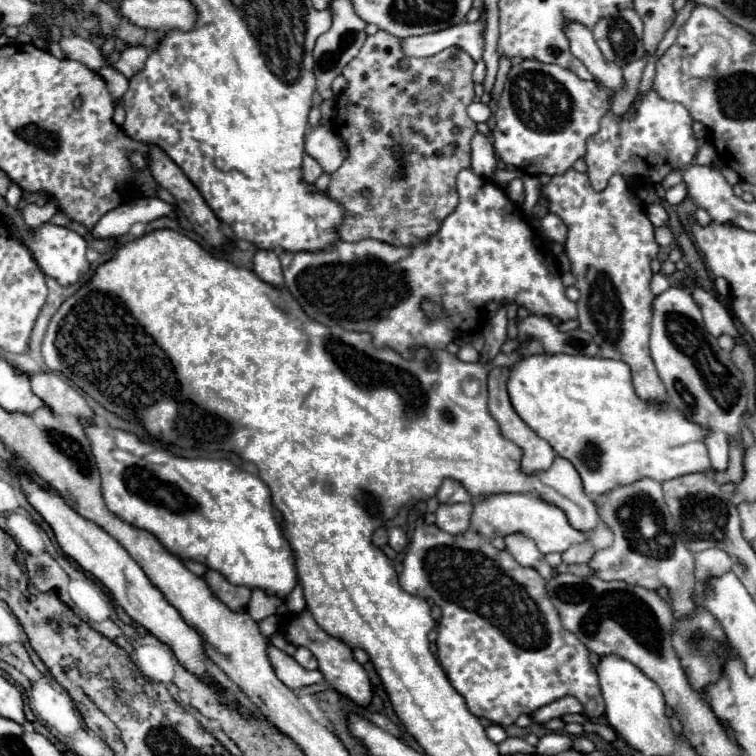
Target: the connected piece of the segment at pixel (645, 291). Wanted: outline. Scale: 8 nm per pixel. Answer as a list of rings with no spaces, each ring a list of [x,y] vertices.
[[[570,168],[566,174],[552,176],[552,180],[542,188],[542,194],[548,200],[550,212],[558,214],[568,226],[566,254],[572,262],[576,288],[580,290],[580,300],[578,300],[580,330],[592,334],[594,342],[600,346],[600,356],[622,360],[630,366],[632,378],[634,378],[634,390],[644,402],[656,404],[656,406],[666,404],[668,394],[664,390],[664,382],[660,382],[660,376],[656,374],[654,362],[650,358],[650,348],[648,348],[648,334],[650,334],[650,320],[652,320],[650,304],[654,300],[648,288],[652,278],[650,260],[656,258],[658,244],[654,242],[654,226],[648,220],[644,206],[630,196],[626,180],[622,176],[612,176],[608,182],[608,188],[604,192],[596,192],[590,186],[588,176],[584,172],[576,172],[574,168]]]

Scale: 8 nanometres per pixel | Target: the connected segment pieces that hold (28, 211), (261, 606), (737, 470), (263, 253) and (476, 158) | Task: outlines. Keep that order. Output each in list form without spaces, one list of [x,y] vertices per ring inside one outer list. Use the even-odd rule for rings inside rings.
[[[48,202],[46,206],[36,206],[36,204],[28,204],[26,208],[24,208],[24,222],[26,222],[26,226],[30,228],[30,230],[38,230],[42,224],[46,224],[54,214],[56,214],[56,204],[54,202]]]
[[[252,590],[252,598],[248,602],[248,614],[260,622],[272,614],[278,612],[278,606],[282,606],[282,598],[276,594],[268,594],[266,590]]]
[[[734,442],[730,446],[730,466],[726,472],[716,472],[718,482],[740,482],[742,480],[742,444]]]
[[[258,250],[254,254],[254,272],[258,274],[260,280],[268,282],[270,286],[276,286],[276,288],[284,286],[280,260],[274,250]]]
[[[478,132],[472,140],[472,170],[480,178],[490,178],[496,168],[498,168],[498,160],[492,142]]]

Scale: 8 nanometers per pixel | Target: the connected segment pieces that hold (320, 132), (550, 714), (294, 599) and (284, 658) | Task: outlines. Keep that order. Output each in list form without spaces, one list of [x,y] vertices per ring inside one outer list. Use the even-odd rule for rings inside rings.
[[[316,126],[306,136],[306,154],[316,158],[324,172],[332,174],[338,170],[346,158],[344,142],[340,136],[328,126]]]
[[[564,696],[564,698],[560,698],[560,700],[552,702],[552,704],[546,704],[546,706],[538,708],[538,710],[534,712],[534,722],[542,724],[542,722],[546,722],[546,720],[560,718],[560,716],[564,716],[564,714],[582,714],[582,712],[584,712],[584,708],[582,708],[582,704],[578,702],[578,698],[574,698],[574,696]]]
[[[296,584],[296,588],[286,596],[286,606],[292,614],[298,614],[300,610],[306,608],[306,602],[304,602],[304,594],[302,594],[302,586]]]
[[[268,646],[268,658],[270,658],[270,664],[274,666],[276,670],[276,676],[290,688],[290,690],[298,690],[302,686],[308,686],[308,684],[316,684],[322,680],[322,674],[320,670],[306,670],[302,668],[292,656],[284,654],[282,650],[274,648],[274,646]]]

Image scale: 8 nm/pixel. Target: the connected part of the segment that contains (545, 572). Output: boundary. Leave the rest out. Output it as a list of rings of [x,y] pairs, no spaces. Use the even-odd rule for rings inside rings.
[[[508,534],[504,536],[506,542],[506,550],[516,558],[516,562],[520,562],[520,566],[528,566],[540,572],[540,576],[550,578],[552,576],[552,568],[546,564],[544,554],[536,548],[536,544],[526,538],[524,534]]]

